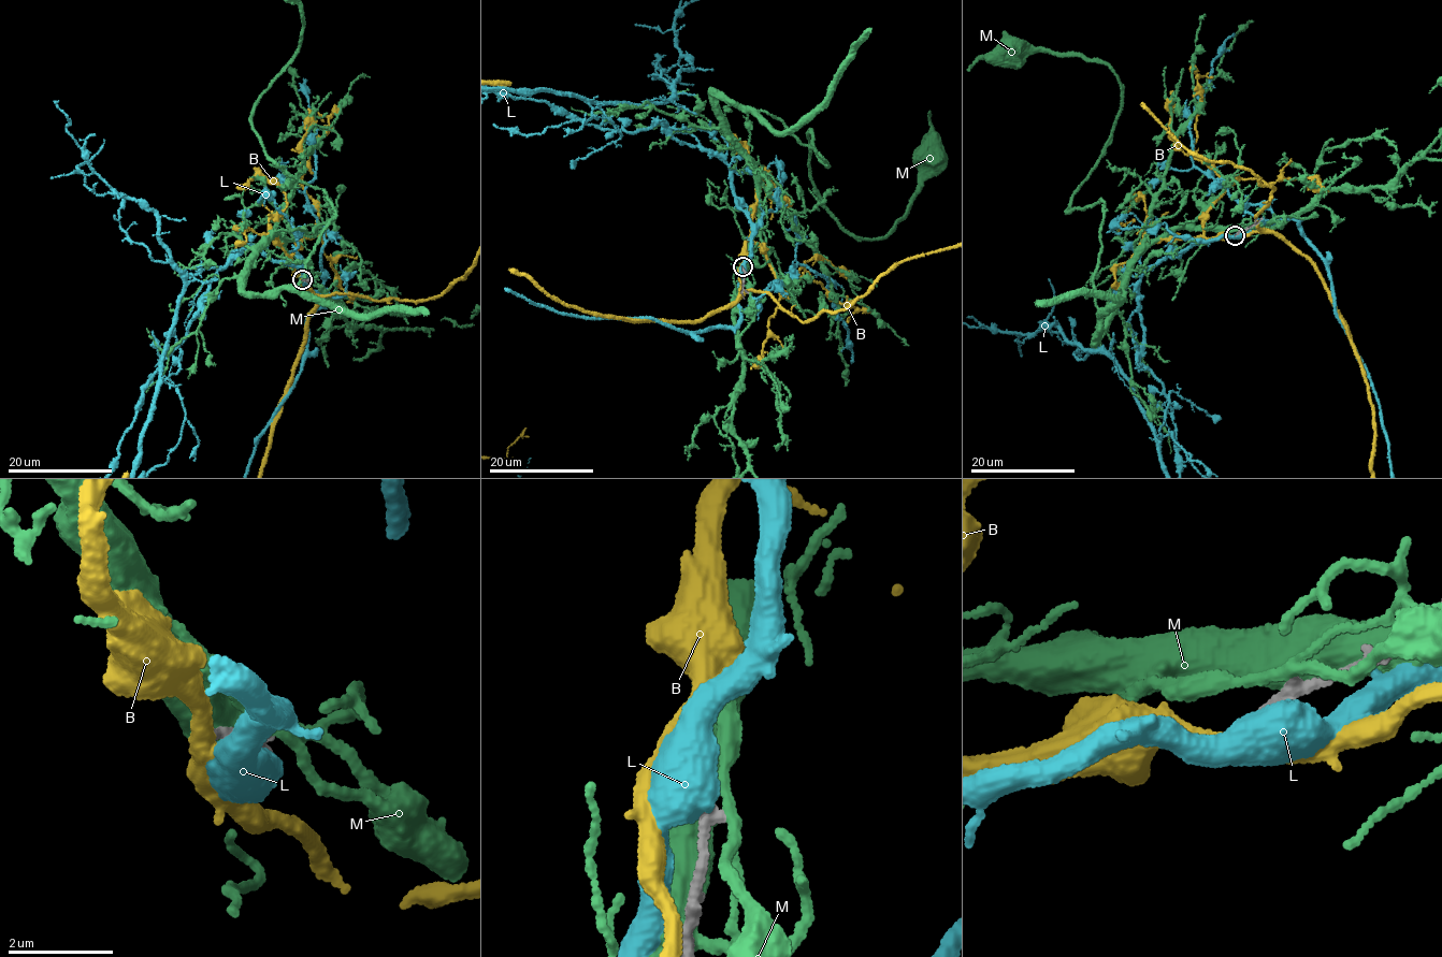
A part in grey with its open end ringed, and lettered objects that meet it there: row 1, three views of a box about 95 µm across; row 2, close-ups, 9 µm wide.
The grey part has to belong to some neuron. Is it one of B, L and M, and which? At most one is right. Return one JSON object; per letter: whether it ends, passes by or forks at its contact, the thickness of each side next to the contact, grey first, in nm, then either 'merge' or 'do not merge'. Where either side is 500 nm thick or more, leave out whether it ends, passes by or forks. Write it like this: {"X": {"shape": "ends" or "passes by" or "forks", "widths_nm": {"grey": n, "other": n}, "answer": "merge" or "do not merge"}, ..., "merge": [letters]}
{"B": {"shape": "passes by", "widths_nm": {"grey": 160, "other": 380}, "answer": "do not merge"}, "L": {"widths_nm": {"grey": 280, "other": 650}, "answer": "do not merge"}, "M": {"shape": "forks", "widths_nm": {"grey": 190, "other": 160}, "answer": "do not merge"}, "merge": []}

